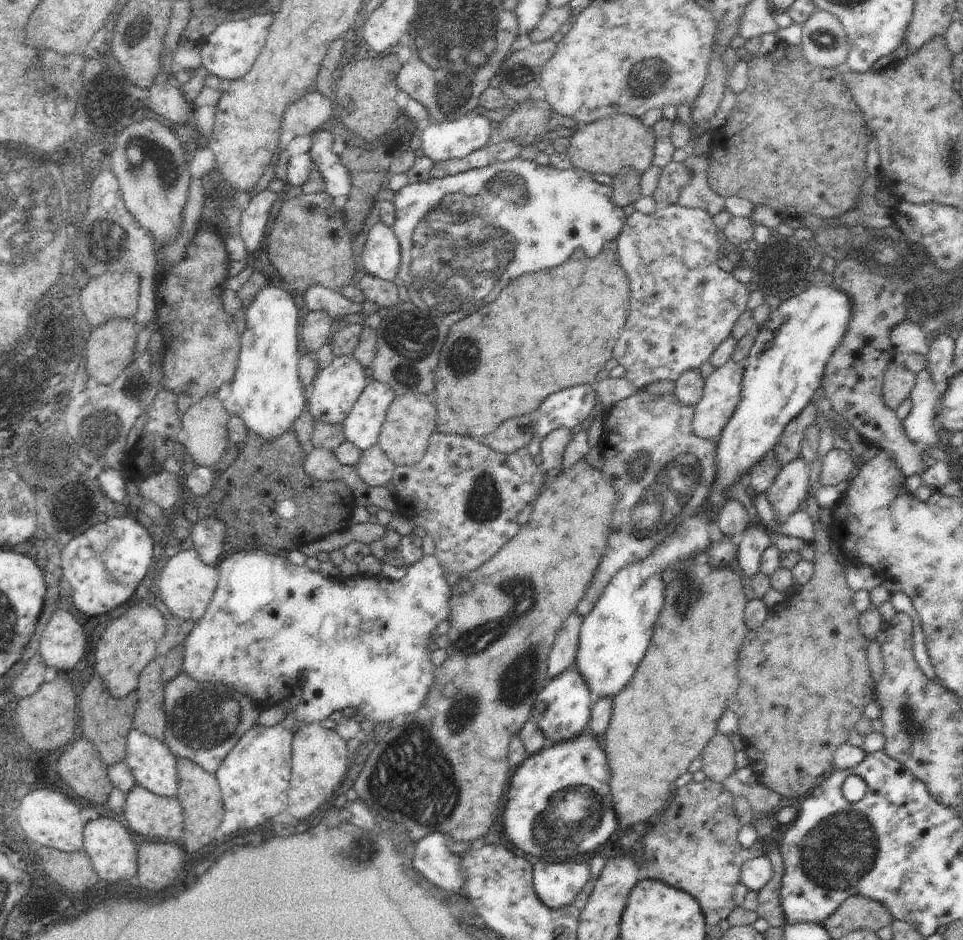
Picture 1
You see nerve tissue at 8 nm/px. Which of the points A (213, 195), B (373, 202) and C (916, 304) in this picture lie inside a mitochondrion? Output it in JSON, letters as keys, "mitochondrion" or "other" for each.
{"A":"other","B":"other","C":"mitochondrion"}

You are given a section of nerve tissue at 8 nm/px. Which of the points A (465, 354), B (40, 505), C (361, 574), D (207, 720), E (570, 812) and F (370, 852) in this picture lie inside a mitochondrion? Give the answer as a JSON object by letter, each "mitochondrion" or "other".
{"A":"mitochondrion","B":"other","C":"other","D":"mitochondrion","E":"mitochondrion","F":"other"}

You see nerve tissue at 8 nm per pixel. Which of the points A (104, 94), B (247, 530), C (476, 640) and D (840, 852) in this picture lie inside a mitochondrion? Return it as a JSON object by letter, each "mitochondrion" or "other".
{"A":"mitochondrion","B":"mitochondrion","C":"mitochondrion","D":"mitochondrion"}

